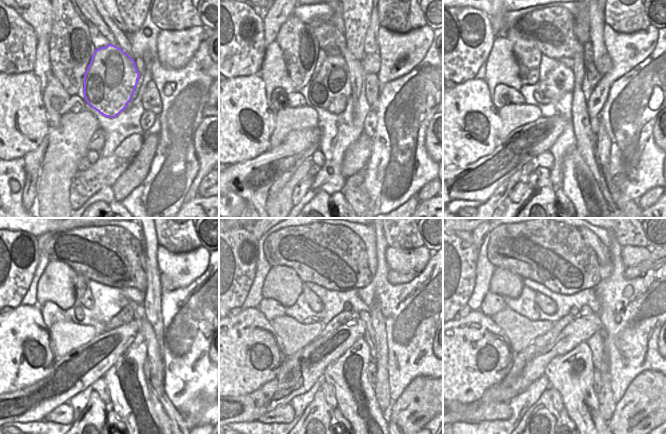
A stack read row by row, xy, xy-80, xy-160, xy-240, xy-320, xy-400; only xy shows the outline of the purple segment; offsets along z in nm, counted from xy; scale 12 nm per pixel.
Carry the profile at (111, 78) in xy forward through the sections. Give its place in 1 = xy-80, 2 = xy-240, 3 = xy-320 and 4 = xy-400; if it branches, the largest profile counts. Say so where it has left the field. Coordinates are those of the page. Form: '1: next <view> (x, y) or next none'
1: next xy-80 (331, 88)
2: next xy-240 (124, 302)
3: next xy-320 (347, 306)
4: next xy-400 (574, 311)

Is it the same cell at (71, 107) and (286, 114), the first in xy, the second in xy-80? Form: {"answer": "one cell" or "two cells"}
{"answer": "two cells"}

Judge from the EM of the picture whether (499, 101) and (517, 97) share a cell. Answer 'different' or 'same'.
same

